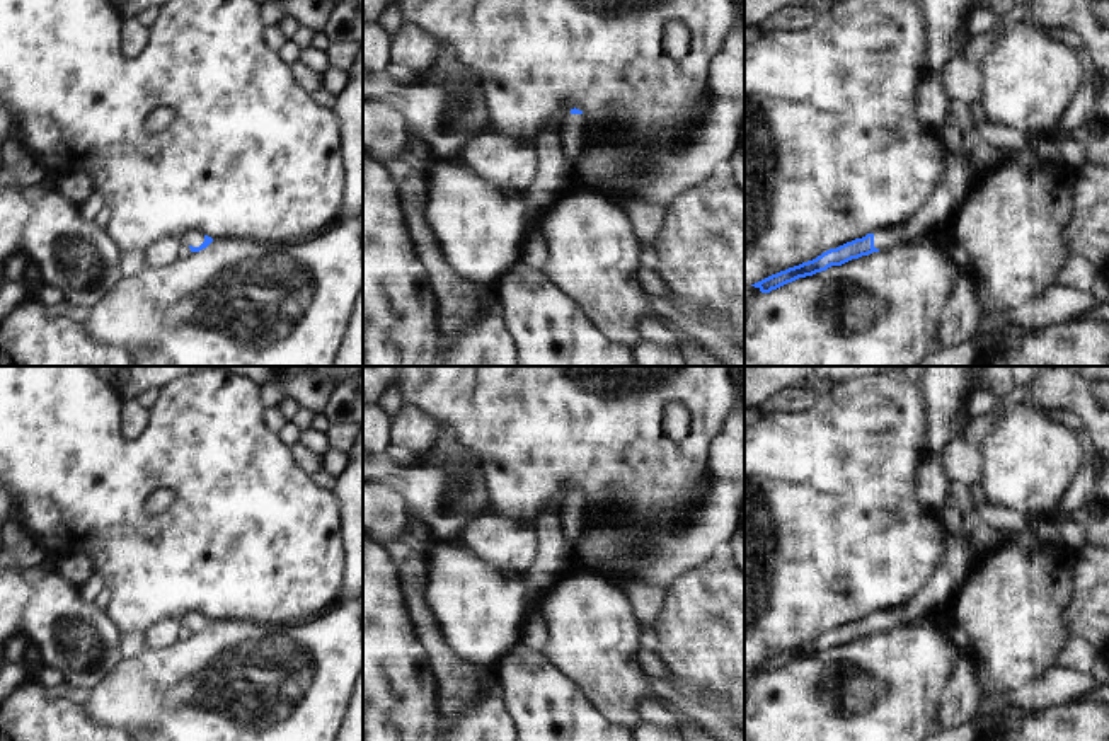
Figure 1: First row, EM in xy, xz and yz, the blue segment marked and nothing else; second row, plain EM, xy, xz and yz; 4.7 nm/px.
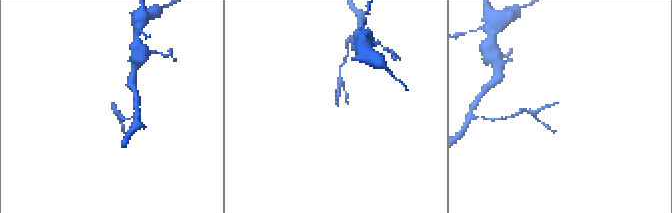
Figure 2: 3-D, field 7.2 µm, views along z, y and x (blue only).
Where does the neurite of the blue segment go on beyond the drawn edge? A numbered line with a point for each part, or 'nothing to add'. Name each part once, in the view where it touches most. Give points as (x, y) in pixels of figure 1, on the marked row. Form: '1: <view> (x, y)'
1: xy (195, 239)

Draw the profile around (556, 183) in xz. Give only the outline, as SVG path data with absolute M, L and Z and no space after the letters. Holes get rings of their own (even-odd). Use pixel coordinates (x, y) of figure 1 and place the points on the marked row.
M547 129L535 145L540 155L540 177L537 184L525 192L530 230L540 230L545 216L577 191L562 135Z

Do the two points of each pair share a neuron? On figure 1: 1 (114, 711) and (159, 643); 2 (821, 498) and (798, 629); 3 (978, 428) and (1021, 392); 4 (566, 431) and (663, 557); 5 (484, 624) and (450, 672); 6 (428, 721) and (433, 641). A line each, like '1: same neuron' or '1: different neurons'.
1: different neurons
2: same neuron
3: same neuron
4: different neurons
5: different neurons
6: different neurons

